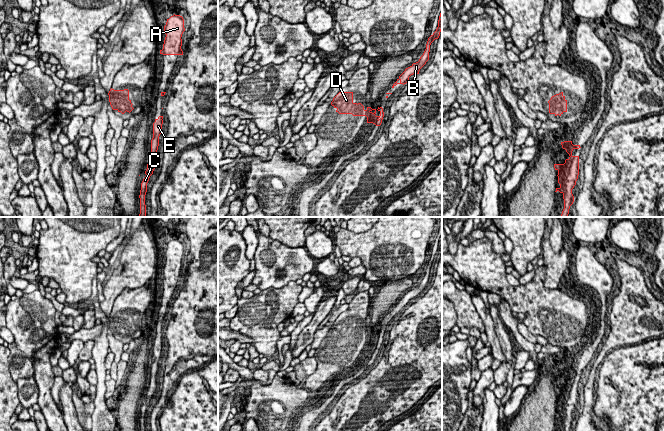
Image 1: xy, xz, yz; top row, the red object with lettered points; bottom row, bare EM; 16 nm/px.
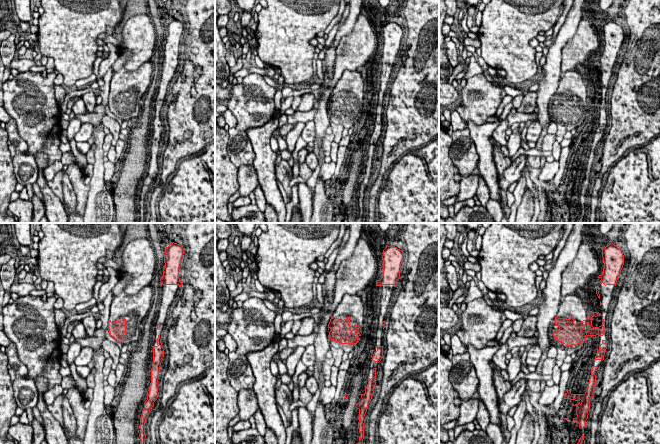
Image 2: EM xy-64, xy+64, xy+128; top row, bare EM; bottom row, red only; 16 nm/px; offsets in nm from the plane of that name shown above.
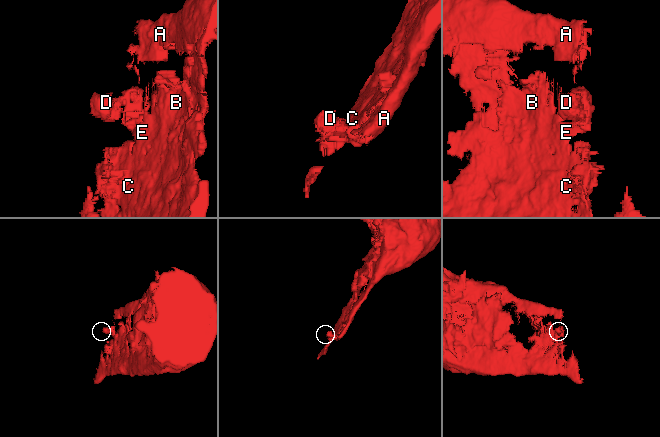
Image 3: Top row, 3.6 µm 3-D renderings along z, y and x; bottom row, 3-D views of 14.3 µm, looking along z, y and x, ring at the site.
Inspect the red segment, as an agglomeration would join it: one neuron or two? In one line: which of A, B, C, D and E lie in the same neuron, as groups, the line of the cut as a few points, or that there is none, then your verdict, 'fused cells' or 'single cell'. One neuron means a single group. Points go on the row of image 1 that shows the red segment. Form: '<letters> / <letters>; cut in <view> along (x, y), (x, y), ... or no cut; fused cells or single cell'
A B C D E; no cut; single cell

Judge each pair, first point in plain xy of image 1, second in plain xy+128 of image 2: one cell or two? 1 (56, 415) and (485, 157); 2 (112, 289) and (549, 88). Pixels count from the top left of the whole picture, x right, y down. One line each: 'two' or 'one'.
1: one
2: two

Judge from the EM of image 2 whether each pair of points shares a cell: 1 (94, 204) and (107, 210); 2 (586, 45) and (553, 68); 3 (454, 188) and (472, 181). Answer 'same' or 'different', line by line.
1: same
2: different
3: different

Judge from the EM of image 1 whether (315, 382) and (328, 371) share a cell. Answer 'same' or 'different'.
same

